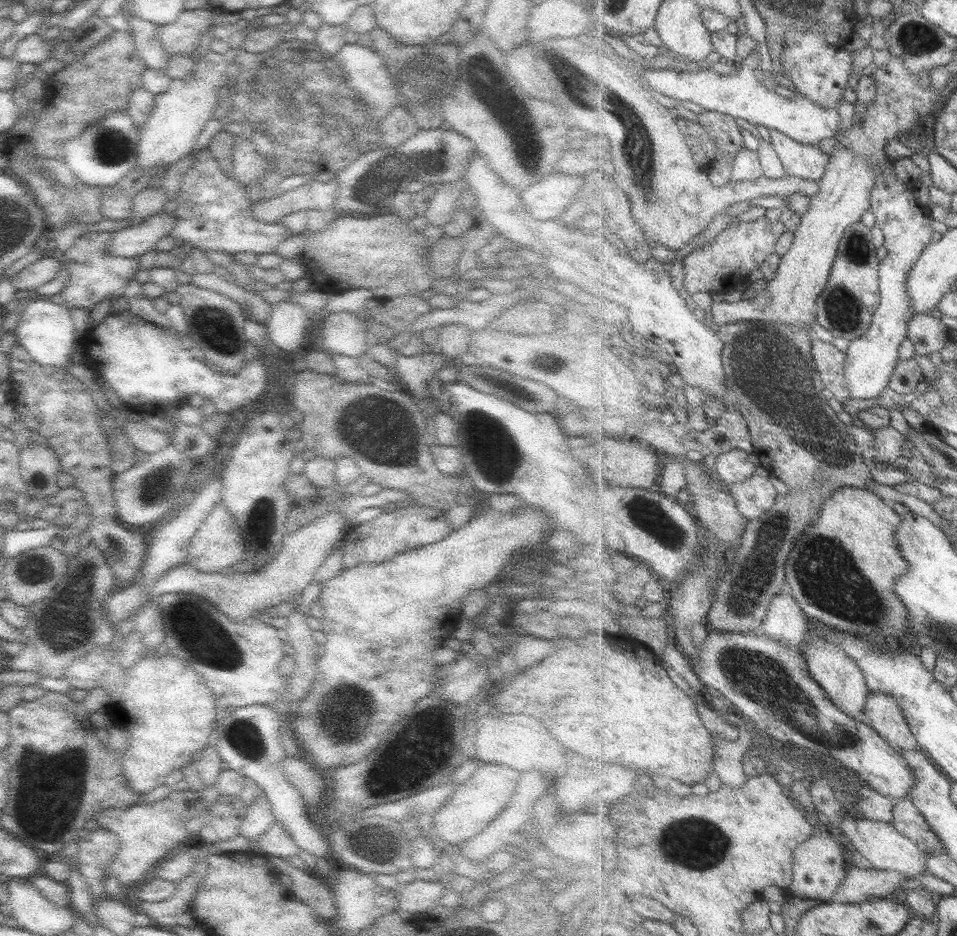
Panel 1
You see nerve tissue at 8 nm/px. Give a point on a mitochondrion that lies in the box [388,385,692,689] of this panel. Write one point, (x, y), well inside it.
(650, 517)

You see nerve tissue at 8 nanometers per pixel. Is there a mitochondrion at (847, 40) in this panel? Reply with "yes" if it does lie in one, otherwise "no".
no

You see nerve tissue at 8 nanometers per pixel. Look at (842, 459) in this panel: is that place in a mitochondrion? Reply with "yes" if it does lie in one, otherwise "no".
yes

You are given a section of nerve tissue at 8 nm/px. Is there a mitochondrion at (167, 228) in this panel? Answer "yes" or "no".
no

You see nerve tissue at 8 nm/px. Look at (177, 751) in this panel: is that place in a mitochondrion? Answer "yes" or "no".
no

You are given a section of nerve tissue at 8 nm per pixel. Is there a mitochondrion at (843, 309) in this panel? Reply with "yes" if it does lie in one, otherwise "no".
yes

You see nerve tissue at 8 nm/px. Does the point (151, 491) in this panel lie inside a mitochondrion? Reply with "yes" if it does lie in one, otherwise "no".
yes

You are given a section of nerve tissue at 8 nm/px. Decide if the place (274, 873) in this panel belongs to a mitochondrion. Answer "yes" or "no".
no

